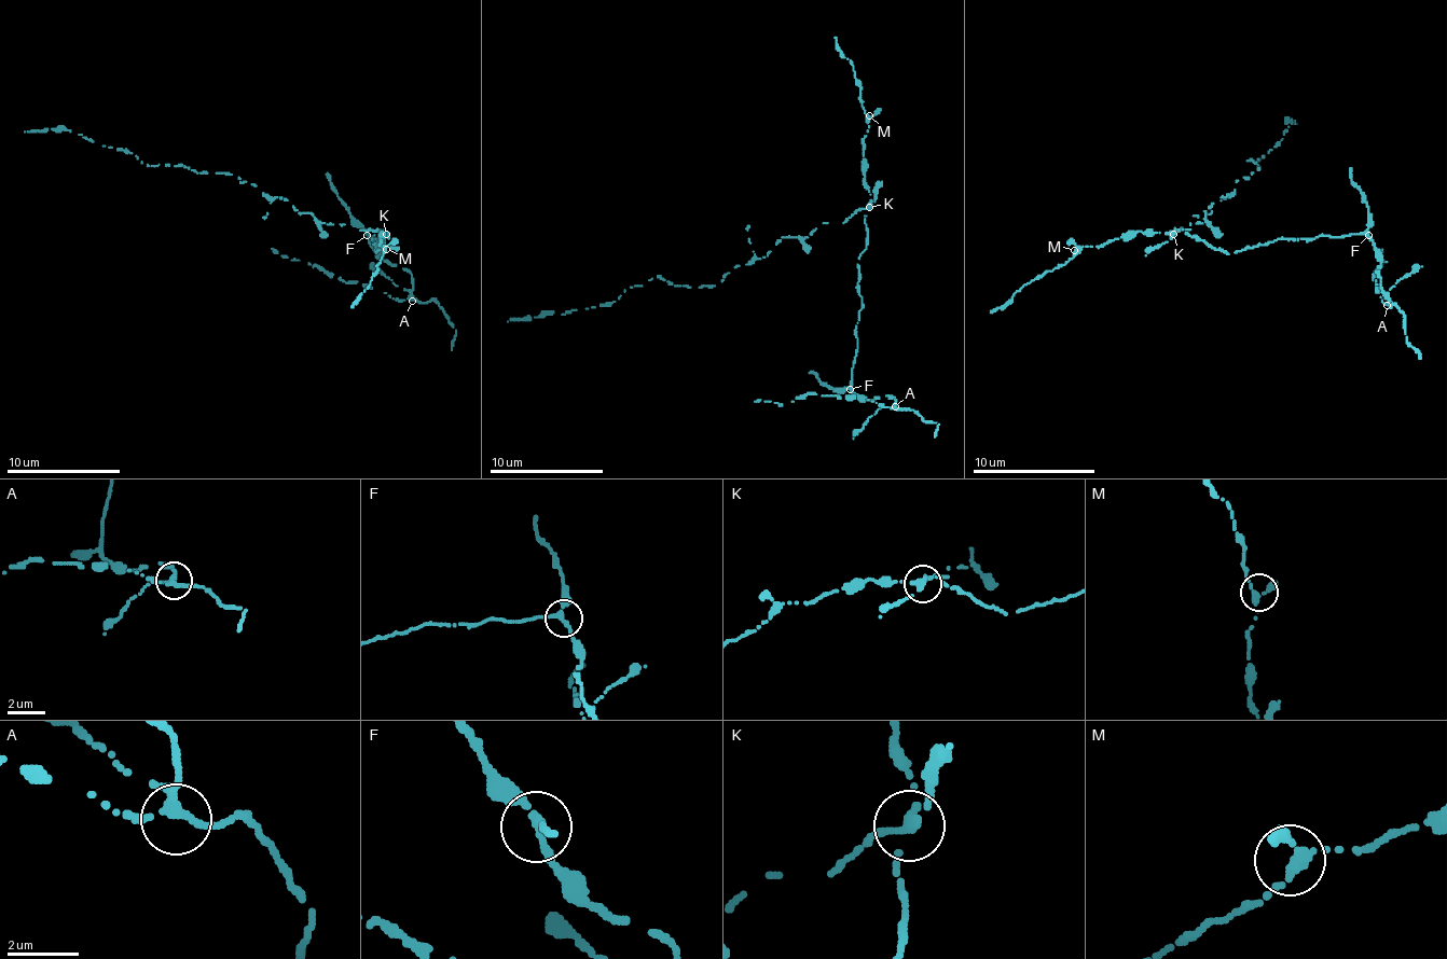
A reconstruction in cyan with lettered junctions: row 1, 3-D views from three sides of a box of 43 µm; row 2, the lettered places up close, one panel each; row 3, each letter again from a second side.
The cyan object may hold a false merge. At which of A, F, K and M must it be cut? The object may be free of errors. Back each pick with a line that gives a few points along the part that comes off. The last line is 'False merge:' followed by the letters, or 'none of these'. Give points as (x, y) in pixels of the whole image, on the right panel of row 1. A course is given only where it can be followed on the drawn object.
K: course (1172, 235), (1207, 222), (1207, 210), (1258, 170), (1249, 161), (1262, 157), (1289, 121), (1295, 124)
False merge: K

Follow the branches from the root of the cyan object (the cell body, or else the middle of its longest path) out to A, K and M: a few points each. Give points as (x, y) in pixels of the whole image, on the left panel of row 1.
A: (369, 230), (384, 238), (375, 252), (377, 238), (369, 235), (386, 261), (412, 275), (412, 301)
K: (369, 230), (386, 235)
M: (369, 230), (386, 232), (381, 232), (381, 246), (386, 249)

